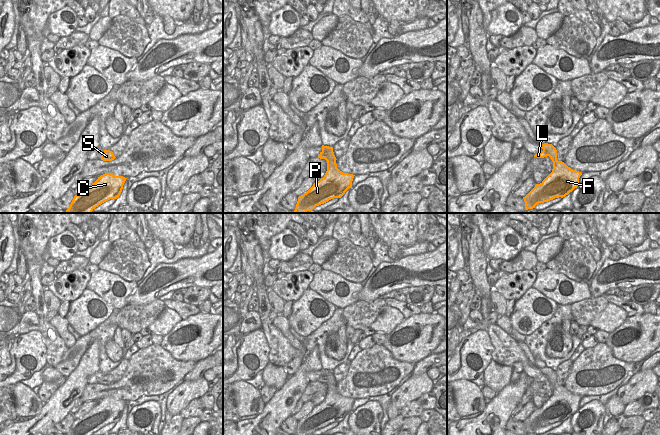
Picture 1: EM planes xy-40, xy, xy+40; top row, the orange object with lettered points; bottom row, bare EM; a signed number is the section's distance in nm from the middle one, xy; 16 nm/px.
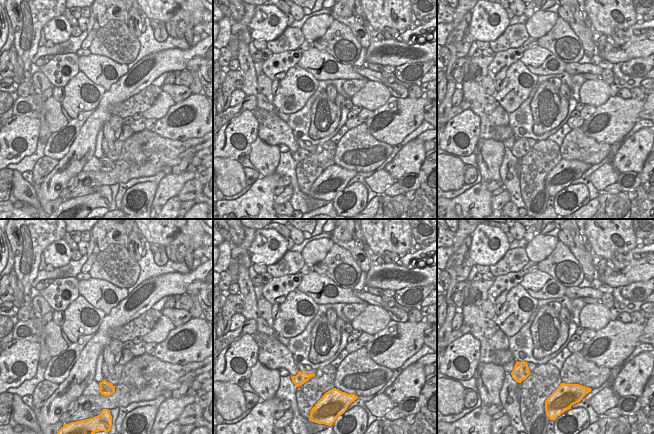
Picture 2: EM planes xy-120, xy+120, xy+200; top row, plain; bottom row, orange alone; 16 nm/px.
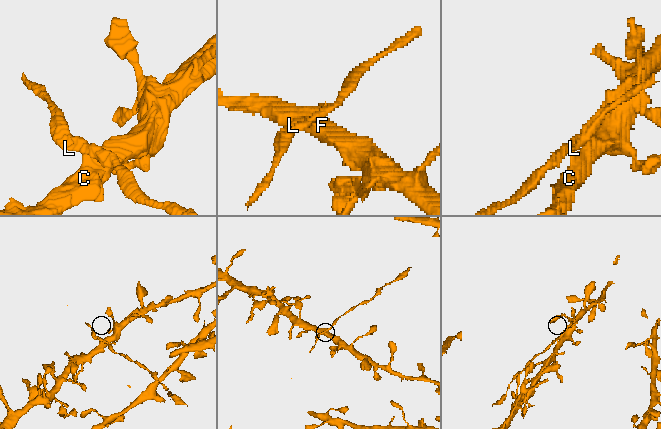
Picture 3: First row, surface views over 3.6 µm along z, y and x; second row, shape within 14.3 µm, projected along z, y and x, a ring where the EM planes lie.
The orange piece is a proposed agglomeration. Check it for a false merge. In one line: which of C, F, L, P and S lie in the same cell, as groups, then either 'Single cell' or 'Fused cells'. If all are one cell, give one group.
Groups: C F P / L S. Fused cells.

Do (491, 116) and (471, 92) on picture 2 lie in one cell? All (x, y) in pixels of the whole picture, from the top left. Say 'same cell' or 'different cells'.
same cell

